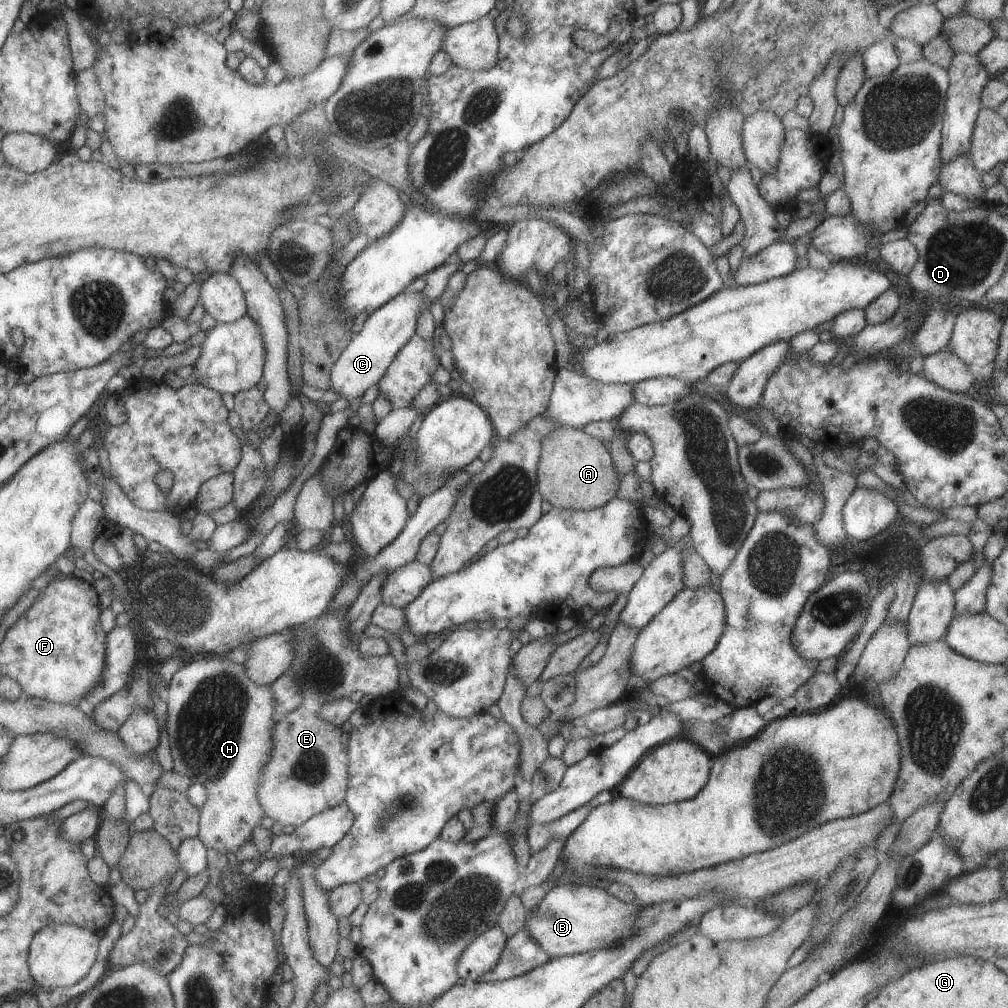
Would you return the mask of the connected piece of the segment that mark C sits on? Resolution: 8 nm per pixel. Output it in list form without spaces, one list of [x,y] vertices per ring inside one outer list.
[[[410,288],[367,316],[361,332],[351,339],[332,367],[332,388],[338,398],[345,398],[348,402],[360,398],[384,376],[400,349],[416,333],[419,312],[429,309],[432,303],[423,301],[417,293]]]

